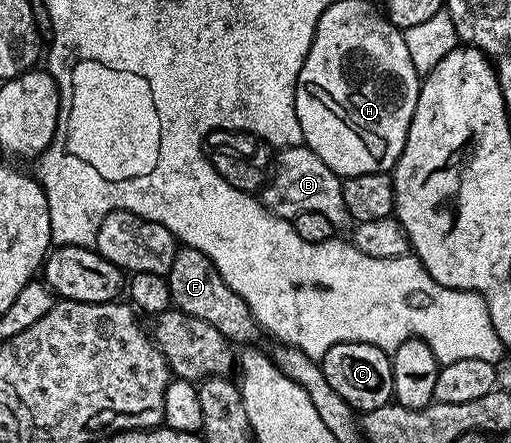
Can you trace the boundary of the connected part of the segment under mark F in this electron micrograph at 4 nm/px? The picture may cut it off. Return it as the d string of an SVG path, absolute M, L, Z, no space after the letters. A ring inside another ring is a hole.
M186 247L180 248L175 254L173 267L167 272L166 278L171 288L172 306L182 311L182 313L187 313L197 319L205 319L205 323L217 327L217 331L221 331L221 335L232 343L238 343L238 341L251 343L254 342L251 340L253 340L255 336L260 336L261 330L259 324L255 322L255 317L251 314L251 309L245 303L245 299L241 299L241 295L237 295L237 291L233 291L233 287L229 287L225 283L225 279L221 279L217 267L201 251L188 249Z

